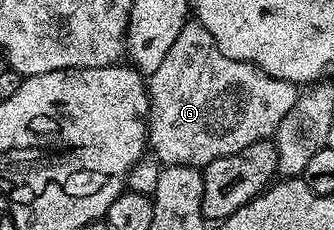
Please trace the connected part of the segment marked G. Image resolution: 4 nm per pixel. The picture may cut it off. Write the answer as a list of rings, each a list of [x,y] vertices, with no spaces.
[[[189,20],[185,24],[185,28],[181,28],[181,33],[178,34],[173,48],[169,48],[169,52],[165,55],[165,60],[161,64],[161,68],[157,68],[157,72],[149,75],[147,96],[151,100],[151,108],[147,112],[147,141],[149,143],[150,153],[163,166],[193,166],[196,168],[208,166],[210,162],[217,160],[221,156],[229,156],[233,152],[241,152],[241,148],[249,148],[249,144],[270,139],[274,135],[276,128],[281,124],[281,120],[285,120],[285,115],[289,113],[289,108],[293,108],[293,104],[299,98],[299,95],[300,91],[297,89],[296,83],[277,80],[273,76],[269,76],[261,68],[257,68],[251,62],[233,60],[229,56],[225,56],[225,52],[221,52],[221,48],[217,48],[213,36],[209,36],[207,29],[199,22]]]

